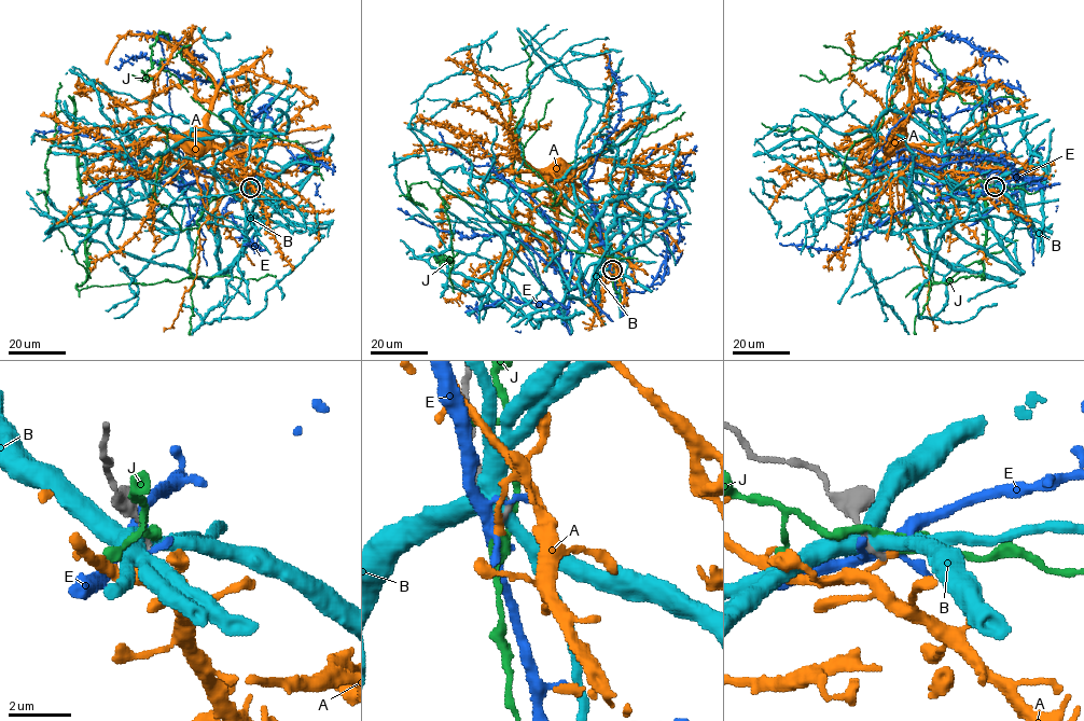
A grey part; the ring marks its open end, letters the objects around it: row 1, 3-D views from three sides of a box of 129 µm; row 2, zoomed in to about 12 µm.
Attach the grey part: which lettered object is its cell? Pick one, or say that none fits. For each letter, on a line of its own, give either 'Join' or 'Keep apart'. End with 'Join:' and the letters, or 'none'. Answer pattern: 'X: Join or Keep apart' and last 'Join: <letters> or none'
A: Keep apart
B: Keep apart
E: Keep apart
J: Keep apart
Join: none

